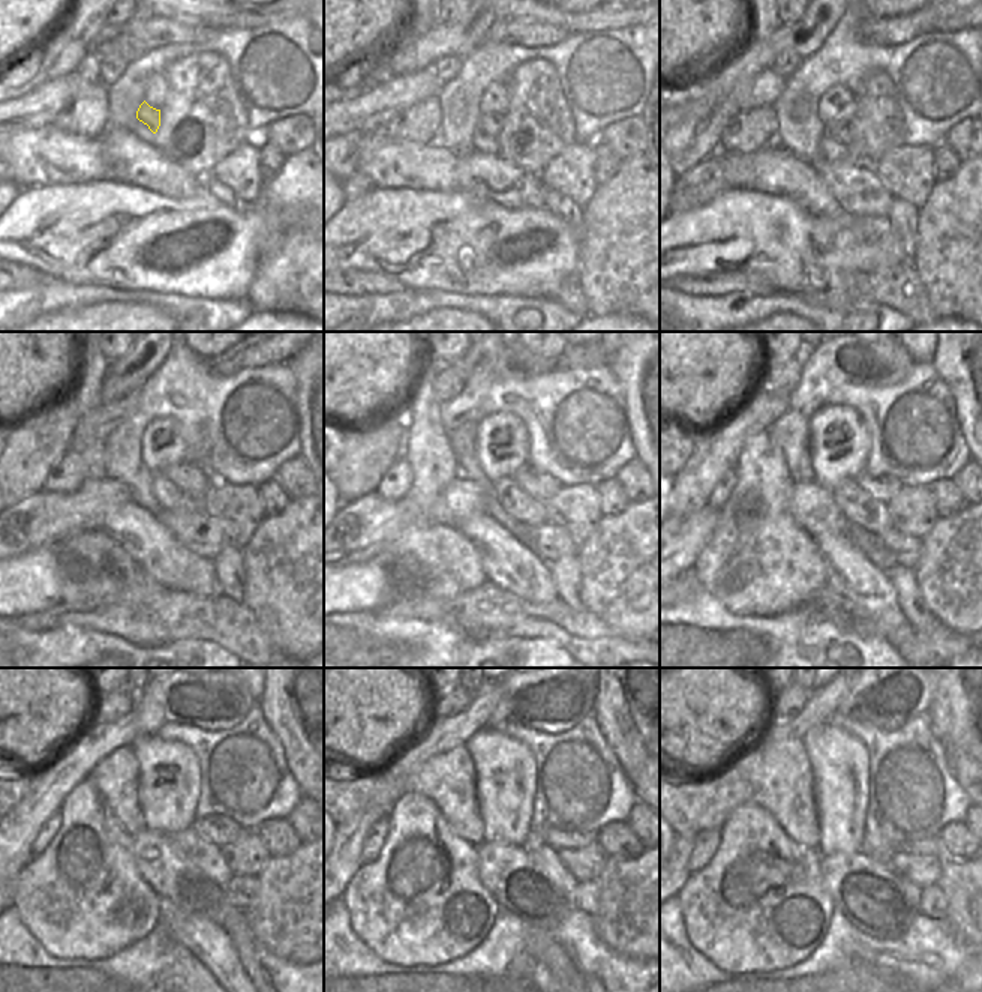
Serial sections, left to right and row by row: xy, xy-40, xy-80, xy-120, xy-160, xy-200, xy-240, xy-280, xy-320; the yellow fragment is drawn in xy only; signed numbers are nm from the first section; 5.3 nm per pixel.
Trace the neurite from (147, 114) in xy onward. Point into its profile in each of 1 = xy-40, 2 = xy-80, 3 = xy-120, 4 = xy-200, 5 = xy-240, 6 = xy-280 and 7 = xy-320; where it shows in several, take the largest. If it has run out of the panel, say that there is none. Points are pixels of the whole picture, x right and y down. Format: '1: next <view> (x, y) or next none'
1: next xy-40 (490, 125)
2: next xy-80 (840, 132)
3: next xy-120 (188, 477)
4: next xy-200 (882, 488)
5: next xy-240 (216, 829)
6: next xy-280 (558, 839)
7: next xy-320 (933, 845)

